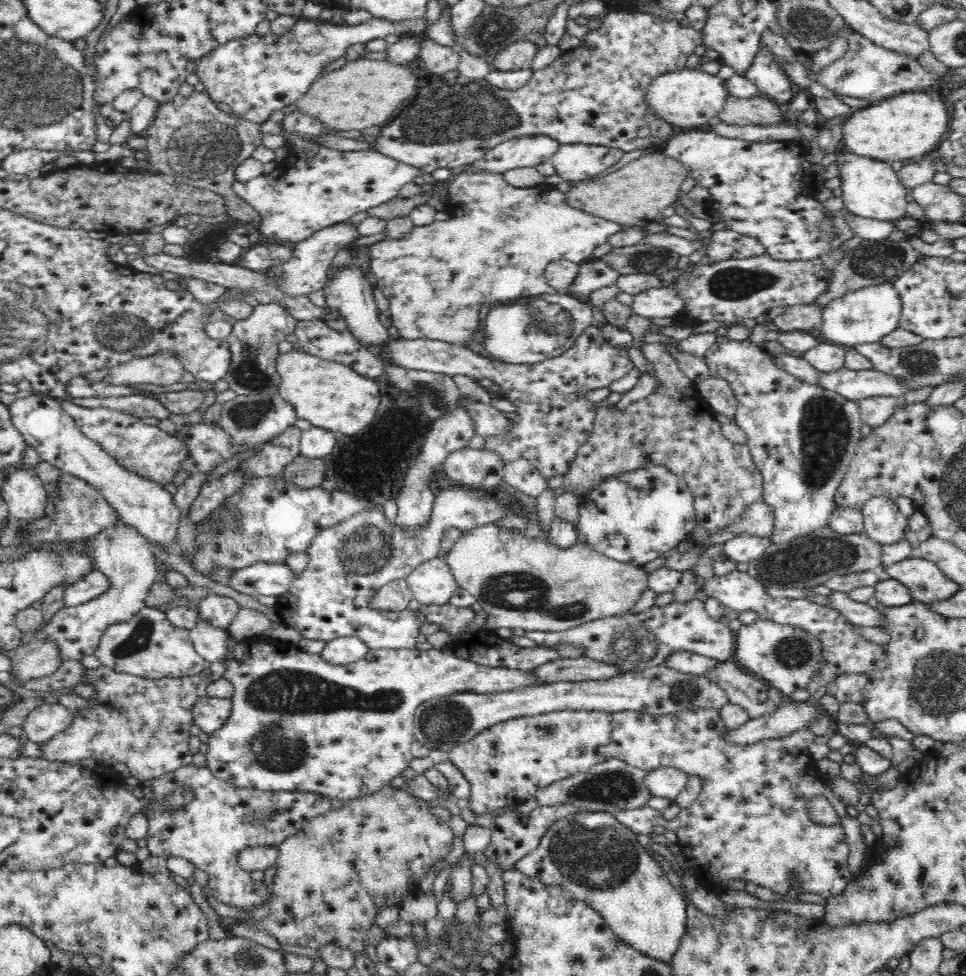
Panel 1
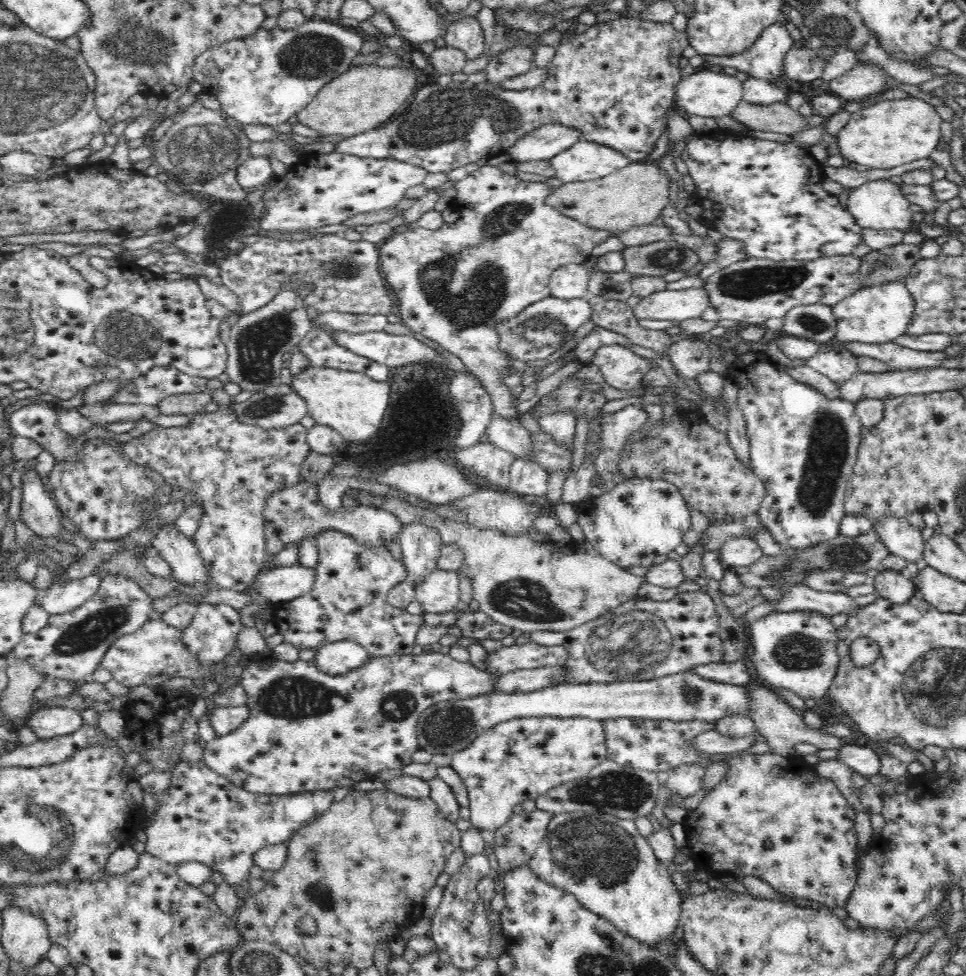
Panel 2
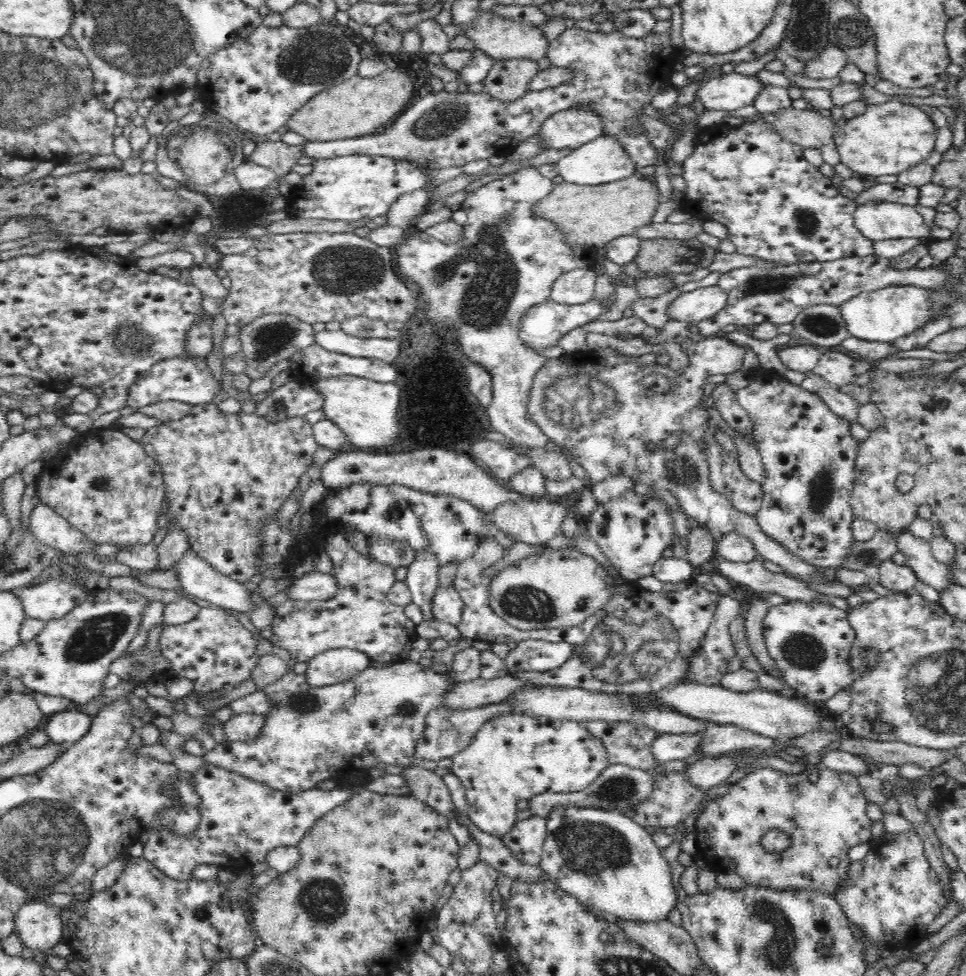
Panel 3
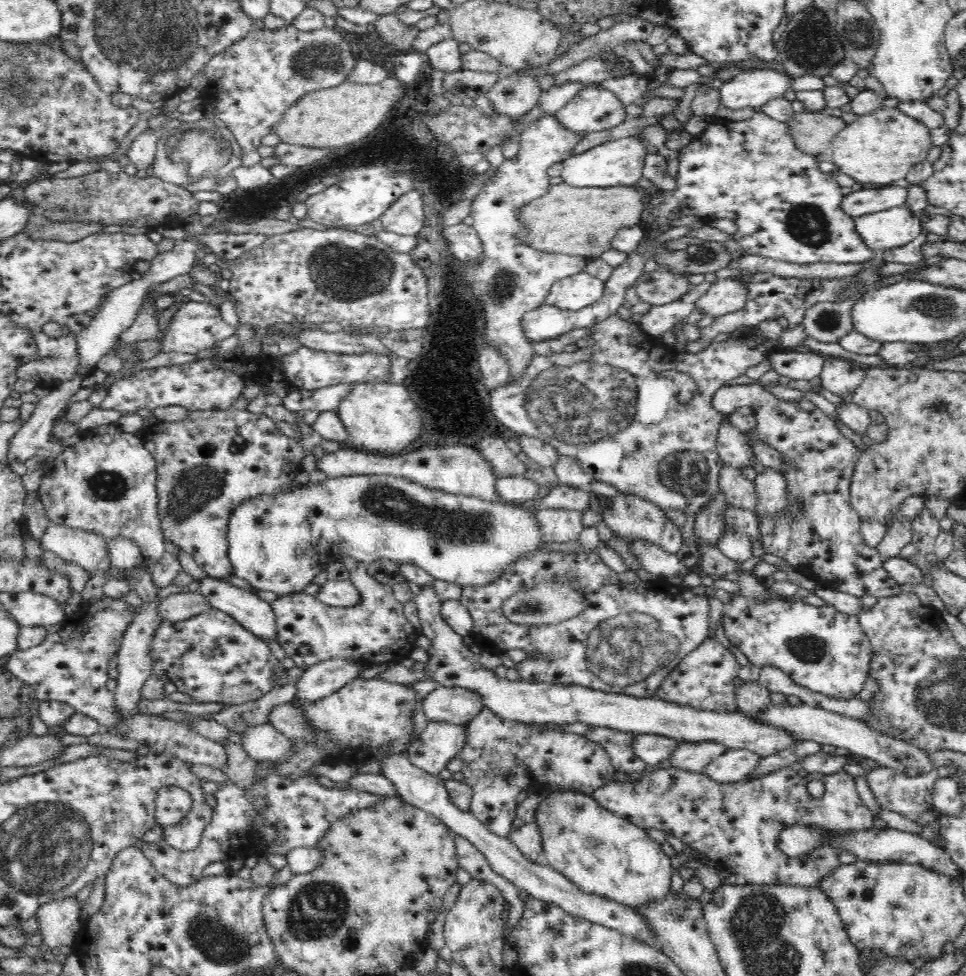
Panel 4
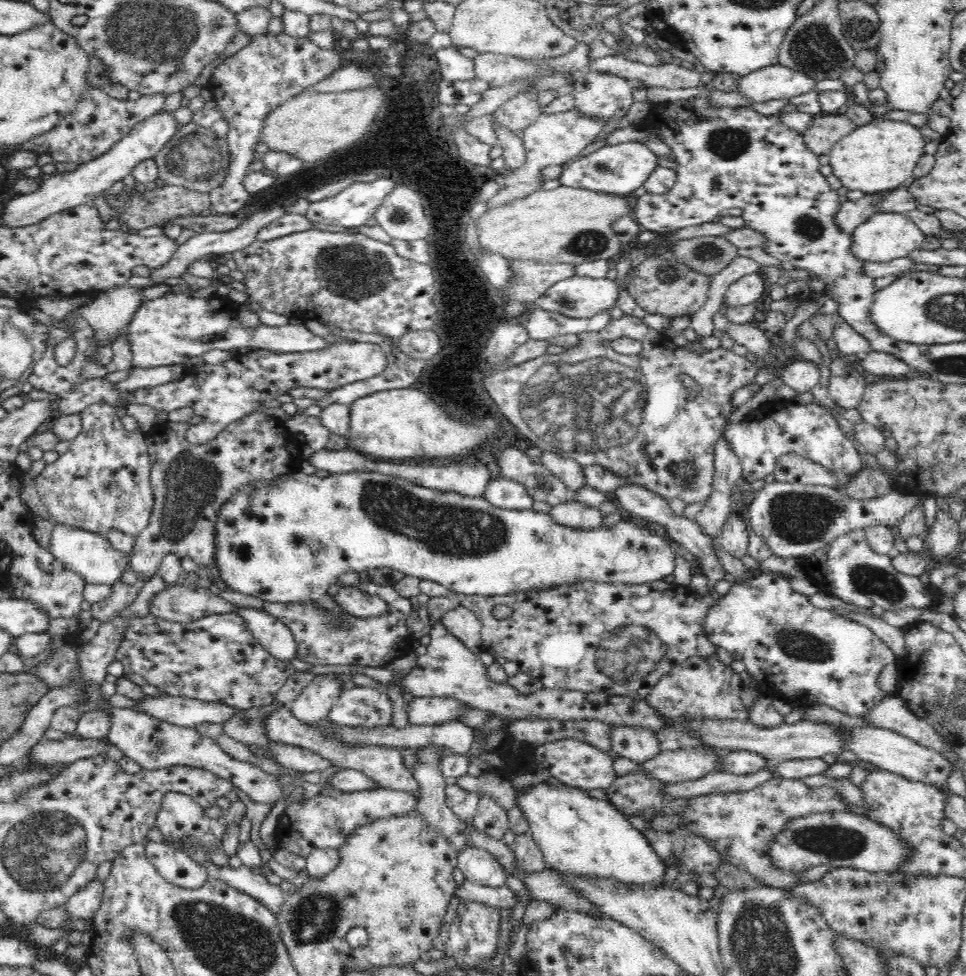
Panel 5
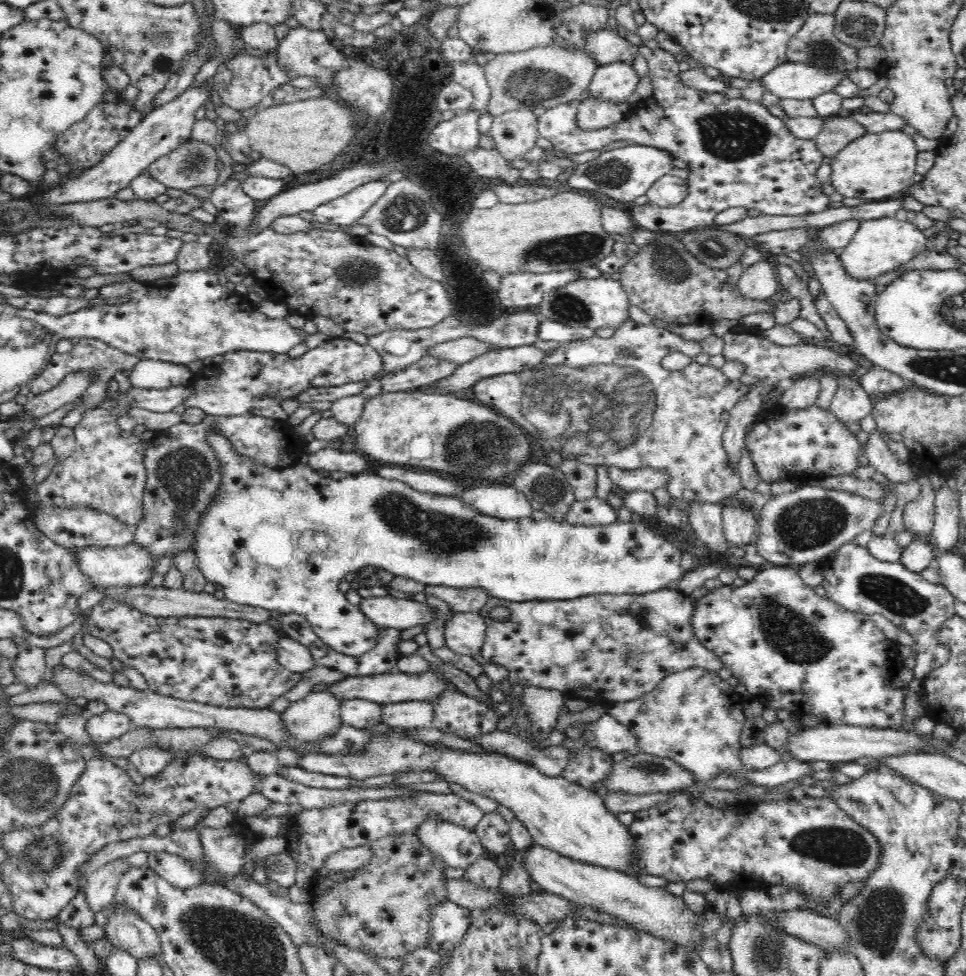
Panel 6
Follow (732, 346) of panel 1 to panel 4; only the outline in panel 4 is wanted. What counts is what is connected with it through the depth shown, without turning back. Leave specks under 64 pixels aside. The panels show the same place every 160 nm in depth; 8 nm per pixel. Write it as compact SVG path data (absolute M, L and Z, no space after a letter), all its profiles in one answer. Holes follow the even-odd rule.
M758 384L724 385L714 394L712 407L723 415L744 407L752 408L757 419L758 437L781 454L779 471L785 478L788 508L775 517L768 517L764 513L757 516L766 553L780 556L821 585L838 584L834 590L857 597L868 594L882 598L902 593L901 585L885 571L884 560L879 557L878 551L868 546L860 536L862 519L850 503L851 480L859 459L859 448L841 434L836 419L824 414L809 400L780 400Z

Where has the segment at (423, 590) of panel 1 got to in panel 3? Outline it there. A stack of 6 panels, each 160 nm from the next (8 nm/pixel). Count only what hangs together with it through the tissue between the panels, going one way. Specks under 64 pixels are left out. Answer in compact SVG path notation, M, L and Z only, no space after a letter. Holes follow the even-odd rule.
M438 585L431 598L431 613L434 619L454 626L460 622L464 601L456 587Z

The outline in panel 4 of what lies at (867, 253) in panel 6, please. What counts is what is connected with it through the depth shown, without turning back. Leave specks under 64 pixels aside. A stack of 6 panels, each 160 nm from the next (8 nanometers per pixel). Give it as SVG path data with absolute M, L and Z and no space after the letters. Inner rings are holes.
M908 205L860 215L854 222L864 242L879 254L914 240L923 227L921 216Z

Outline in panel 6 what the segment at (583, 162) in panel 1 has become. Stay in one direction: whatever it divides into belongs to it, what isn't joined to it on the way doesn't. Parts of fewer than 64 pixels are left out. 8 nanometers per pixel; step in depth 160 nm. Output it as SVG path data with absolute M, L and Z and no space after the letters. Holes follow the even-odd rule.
M627 145L602 152L598 158L580 164L566 183L572 190L594 195L606 194L618 202L634 204L638 196L647 194L654 182L672 170L673 160L672 154L668 154L666 150L646 145Z

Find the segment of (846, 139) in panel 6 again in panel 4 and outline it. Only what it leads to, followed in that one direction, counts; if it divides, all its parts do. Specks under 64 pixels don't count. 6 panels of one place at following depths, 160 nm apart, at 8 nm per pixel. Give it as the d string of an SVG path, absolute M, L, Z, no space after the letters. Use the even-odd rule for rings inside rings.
M820 112L794 113L787 124L788 134L798 150L814 156L828 154L832 139L846 126L841 117Z

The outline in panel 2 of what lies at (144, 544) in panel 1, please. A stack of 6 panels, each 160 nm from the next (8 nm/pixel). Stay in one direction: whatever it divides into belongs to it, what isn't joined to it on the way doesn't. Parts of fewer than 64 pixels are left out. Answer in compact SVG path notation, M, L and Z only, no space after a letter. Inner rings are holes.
M108 573L106 578L101 579L98 592L90 600L74 610L51 614L42 630L25 634L19 646L2 655L8 662L28 659L48 676L72 679L82 684L91 679L105 650L118 636L132 634L148 620L153 611L152 600L136 579L122 573Z

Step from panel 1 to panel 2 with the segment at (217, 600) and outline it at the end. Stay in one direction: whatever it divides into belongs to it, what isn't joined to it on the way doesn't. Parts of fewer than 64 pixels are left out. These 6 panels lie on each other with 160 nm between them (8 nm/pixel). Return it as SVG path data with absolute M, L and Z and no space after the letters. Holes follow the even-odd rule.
M204 601L197 606L196 614L190 626L183 628L183 639L190 647L190 651L196 657L206 663L214 665L216 661L222 660L236 645L239 632L243 627L240 612L228 603L208 603Z

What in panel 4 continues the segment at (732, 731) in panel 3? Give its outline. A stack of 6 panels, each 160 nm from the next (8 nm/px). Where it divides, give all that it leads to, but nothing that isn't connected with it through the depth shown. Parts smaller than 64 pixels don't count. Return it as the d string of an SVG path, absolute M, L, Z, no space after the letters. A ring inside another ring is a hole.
M683 741L679 748L672 752L665 765L702 773L706 765L724 754L727 749L724 743L716 741Z

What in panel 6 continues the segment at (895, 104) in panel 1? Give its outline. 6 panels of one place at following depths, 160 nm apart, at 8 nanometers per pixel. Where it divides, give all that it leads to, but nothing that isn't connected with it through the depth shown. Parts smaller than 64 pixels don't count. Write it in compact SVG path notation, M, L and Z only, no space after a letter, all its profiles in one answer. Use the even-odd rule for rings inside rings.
M885 130L877 133L864 133L858 138L852 139L840 153L832 158L832 186L835 191L845 197L859 197L865 201L888 199L903 194L915 181L912 179L916 174L918 148L912 138L912 133L906 134L904 130Z

